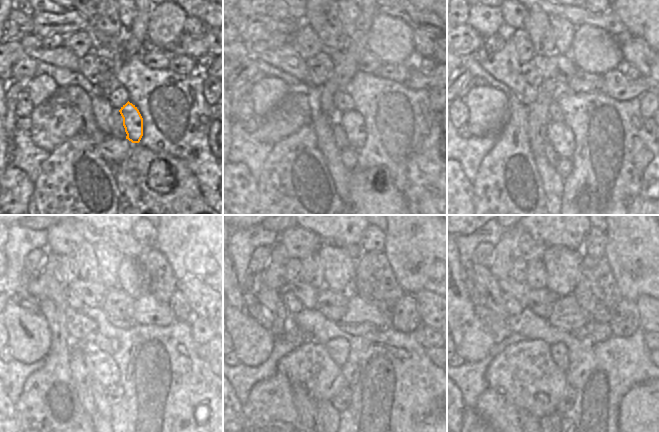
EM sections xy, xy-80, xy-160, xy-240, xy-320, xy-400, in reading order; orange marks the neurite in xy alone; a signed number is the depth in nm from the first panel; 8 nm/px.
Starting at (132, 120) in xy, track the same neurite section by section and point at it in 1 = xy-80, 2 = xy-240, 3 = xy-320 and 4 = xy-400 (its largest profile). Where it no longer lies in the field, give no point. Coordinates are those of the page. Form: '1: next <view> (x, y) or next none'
1: next xy-80 (351, 122)
2: next xy-240 (102, 367)
3: next xy-320 (309, 364)
4: next xy-400 (525, 373)

